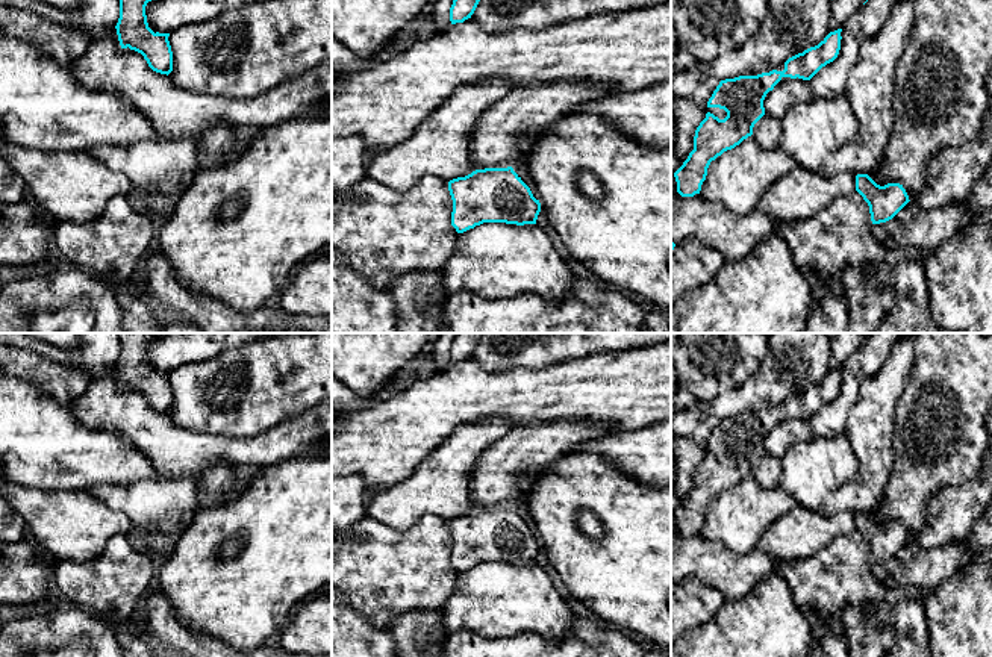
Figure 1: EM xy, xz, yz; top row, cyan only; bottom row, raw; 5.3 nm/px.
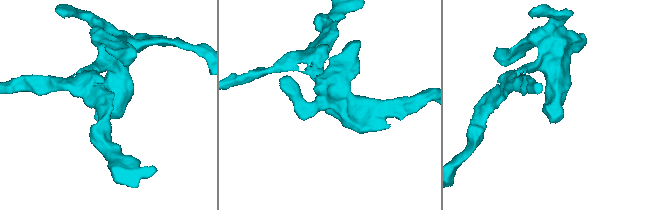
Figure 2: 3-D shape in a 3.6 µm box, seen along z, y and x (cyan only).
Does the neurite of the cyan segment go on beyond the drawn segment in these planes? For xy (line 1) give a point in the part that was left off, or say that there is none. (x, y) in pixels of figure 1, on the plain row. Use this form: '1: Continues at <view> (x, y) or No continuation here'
1: No continuation here

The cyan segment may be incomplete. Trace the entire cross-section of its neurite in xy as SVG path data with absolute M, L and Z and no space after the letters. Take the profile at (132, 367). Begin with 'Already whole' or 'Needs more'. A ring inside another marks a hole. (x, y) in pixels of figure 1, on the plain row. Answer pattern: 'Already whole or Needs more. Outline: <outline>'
Already whole. Outline: M118 333L120 357L115 365L121 388L141 392L153 410L167 415L173 410L170 372L154 372L148 366L145 345L168 335L173 333Z

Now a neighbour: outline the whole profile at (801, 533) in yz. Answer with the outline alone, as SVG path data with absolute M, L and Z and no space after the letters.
M797 506L763 533L756 548L778 560L809 559L854 530L851 510L824 515Z

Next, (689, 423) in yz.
M694 407L677 410L674 421L671 422L672 433L698 442L700 445L707 445L709 437L719 421L713 416L709 416Z

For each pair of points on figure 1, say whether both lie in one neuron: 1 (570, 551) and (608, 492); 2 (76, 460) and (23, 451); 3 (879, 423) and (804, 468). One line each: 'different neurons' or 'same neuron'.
1: same neuron
2: same neuron
3: different neurons

